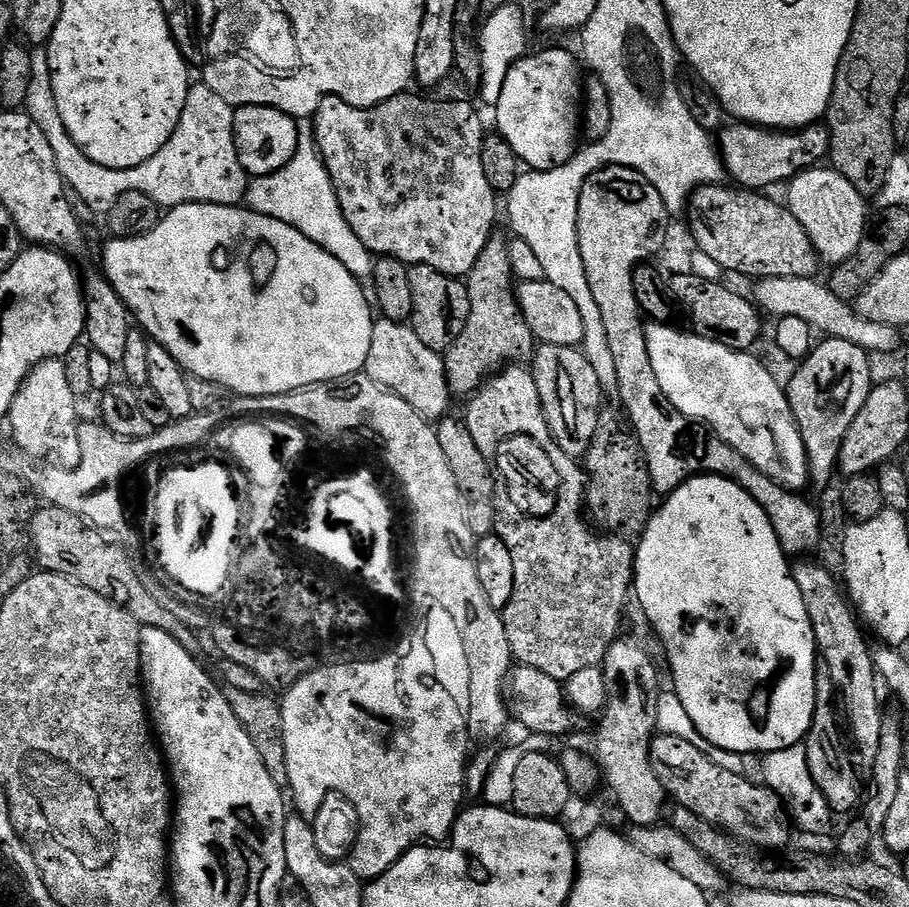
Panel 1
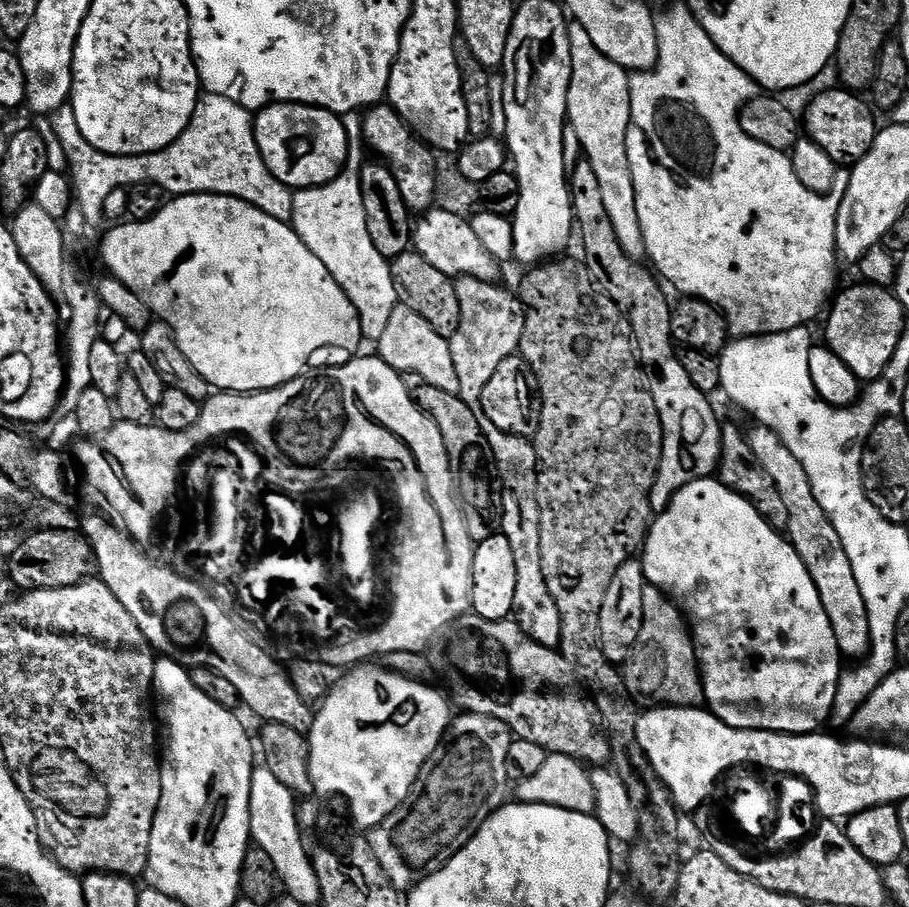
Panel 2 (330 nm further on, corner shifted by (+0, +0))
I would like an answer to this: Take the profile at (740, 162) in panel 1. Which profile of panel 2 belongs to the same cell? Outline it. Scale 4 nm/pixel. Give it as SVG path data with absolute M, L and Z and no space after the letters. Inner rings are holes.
M835 87L809 102L808 113L802 116L802 128L807 139L822 146L822 150L830 154L830 158L837 166L851 166L857 164L866 155L874 142L878 131L877 113L870 107L867 99L843 87Z

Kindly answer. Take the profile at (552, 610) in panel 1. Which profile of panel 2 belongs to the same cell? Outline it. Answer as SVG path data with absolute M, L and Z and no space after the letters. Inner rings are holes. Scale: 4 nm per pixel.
M461 276L456 280L460 321L458 330L450 338L450 354L454 358L454 371L458 374L458 394L462 402L474 410L478 426L482 426L482 434L488 439L492 461L496 463L496 473L500 475L500 490L504 497L500 503L502 511L498 527L506 542L510 542L510 551L514 554L514 566L518 573L512 607L514 619L531 640L547 648L559 649L562 618L558 614L558 606L554 606L554 598L550 598L550 590L542 574L540 511L536 497L536 446L527 436L511 436L498 430L486 418L480 405L486 382L490 382L490 377L506 358L519 353L524 329L524 303L515 291L507 292L498 285L499 283L479 280L473 276Z

